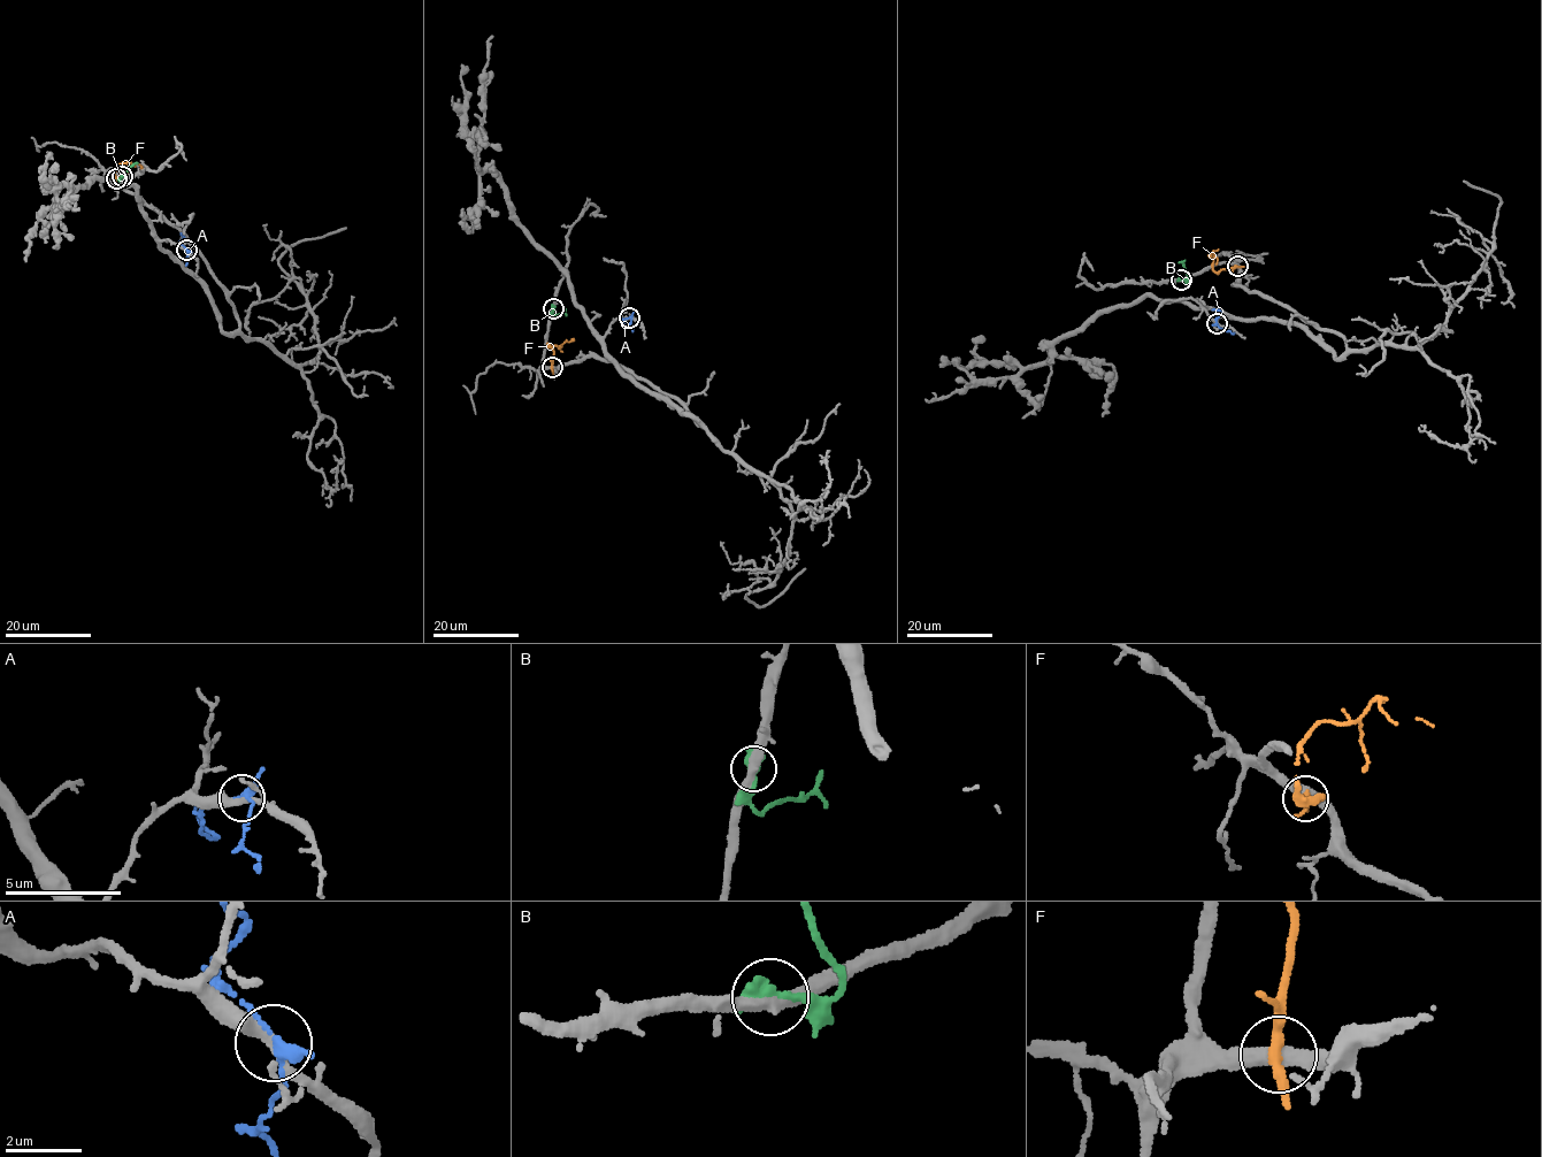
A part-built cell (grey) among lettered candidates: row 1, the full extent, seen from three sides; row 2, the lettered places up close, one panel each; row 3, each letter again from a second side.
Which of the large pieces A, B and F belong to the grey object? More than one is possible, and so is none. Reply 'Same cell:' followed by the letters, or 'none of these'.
Same cell: none of these

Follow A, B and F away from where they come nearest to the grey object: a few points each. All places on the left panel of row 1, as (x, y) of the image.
A: (186, 251), (181, 244), (181, 234)
B: (122, 176), (137, 163)
F: (116, 177), (120, 177), (116, 178), (115, 167), (120, 163), (128, 161), (140, 168)

